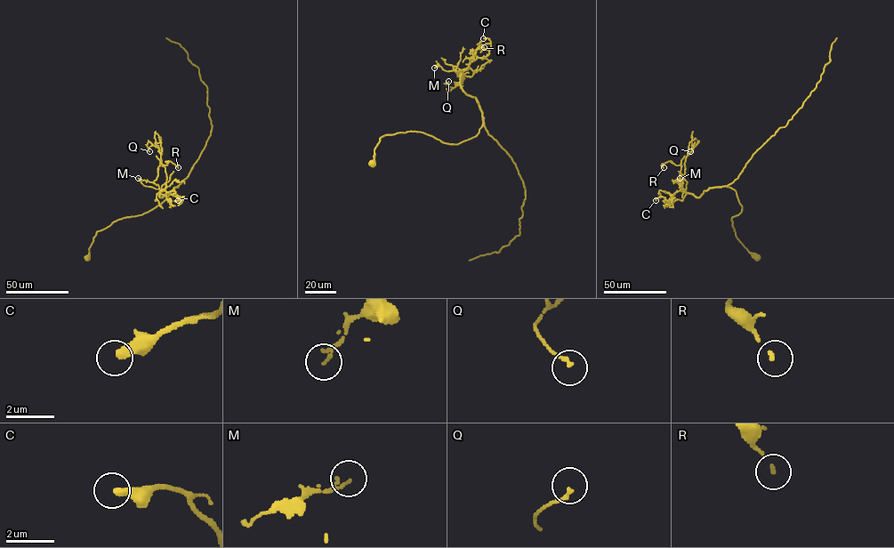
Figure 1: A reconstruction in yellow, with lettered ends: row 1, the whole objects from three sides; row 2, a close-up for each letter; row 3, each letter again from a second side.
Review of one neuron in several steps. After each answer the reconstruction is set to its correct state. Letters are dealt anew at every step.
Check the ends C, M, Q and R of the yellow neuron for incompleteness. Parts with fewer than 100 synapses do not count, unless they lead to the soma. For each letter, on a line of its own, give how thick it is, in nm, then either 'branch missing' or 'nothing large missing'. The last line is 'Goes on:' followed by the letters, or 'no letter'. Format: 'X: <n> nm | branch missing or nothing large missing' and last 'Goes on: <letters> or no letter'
C: 380 nm | nothing large missing
M: 130 nm | nothing large missing
Q: 130 nm | nothing large missing
R: 120 nm | nothing large missing
Goes on: no letter

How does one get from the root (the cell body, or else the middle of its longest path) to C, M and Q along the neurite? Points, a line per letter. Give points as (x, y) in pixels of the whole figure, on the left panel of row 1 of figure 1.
C: (87, 258), (97, 231), (148, 212), (177, 186), (160, 197), (163, 190), (180, 203), (184, 197), (178, 200)
M: (87, 258), (97, 231), (118, 220), (148, 212), (177, 186), (160, 197), (158, 189), (144, 186), (138, 178)
Q: (87, 258), (97, 231), (148, 212), (177, 186), (158, 195), (153, 181), (160, 153), (154, 145), (149, 151)

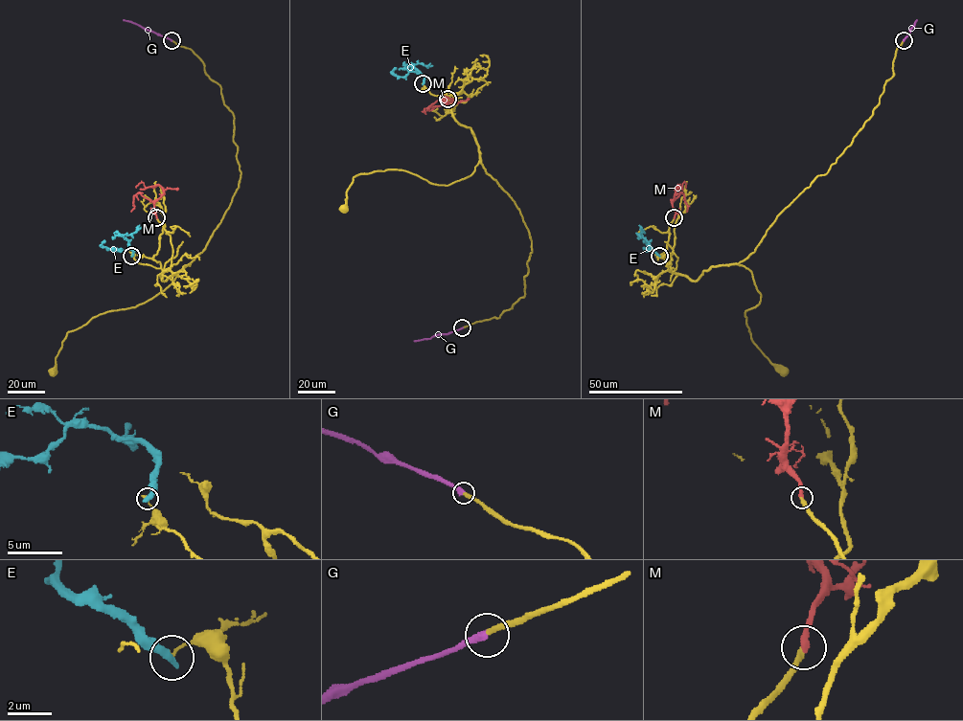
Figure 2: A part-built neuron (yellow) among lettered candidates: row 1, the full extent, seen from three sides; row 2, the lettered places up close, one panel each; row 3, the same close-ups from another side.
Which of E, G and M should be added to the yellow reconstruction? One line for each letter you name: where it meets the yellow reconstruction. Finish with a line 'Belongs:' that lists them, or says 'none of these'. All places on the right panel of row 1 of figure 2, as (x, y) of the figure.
G: Touches yellow at (904, 40)
M: Touches yellow at (674, 217)
Belongs: G, M

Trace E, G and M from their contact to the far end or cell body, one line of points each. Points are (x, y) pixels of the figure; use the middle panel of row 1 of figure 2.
E: (423, 83), (422, 74), (410, 72), (399, 77), (391, 73), (395, 68)
G: (463, 327), (414, 341)
M: (447, 99), (445, 100), (445, 97), (454, 100), (426, 110)

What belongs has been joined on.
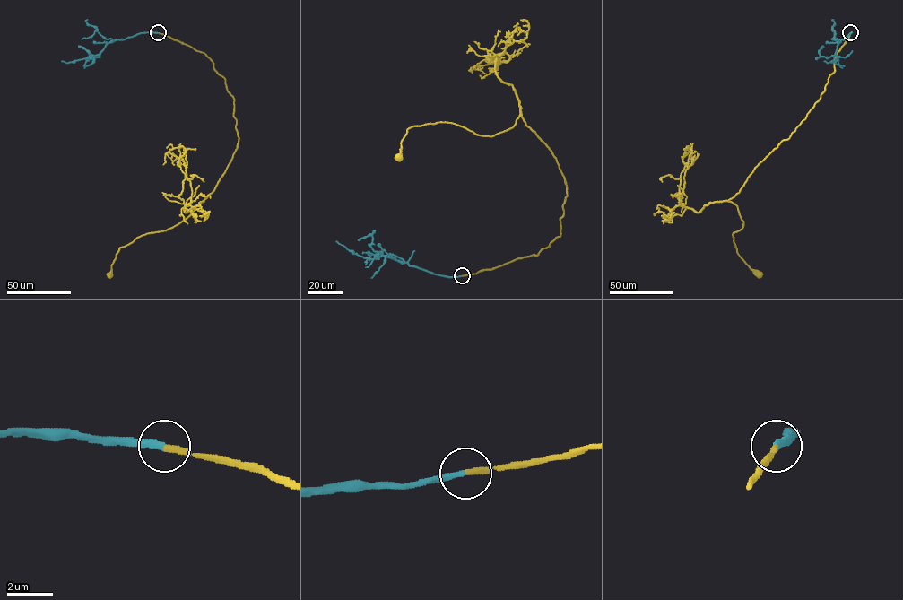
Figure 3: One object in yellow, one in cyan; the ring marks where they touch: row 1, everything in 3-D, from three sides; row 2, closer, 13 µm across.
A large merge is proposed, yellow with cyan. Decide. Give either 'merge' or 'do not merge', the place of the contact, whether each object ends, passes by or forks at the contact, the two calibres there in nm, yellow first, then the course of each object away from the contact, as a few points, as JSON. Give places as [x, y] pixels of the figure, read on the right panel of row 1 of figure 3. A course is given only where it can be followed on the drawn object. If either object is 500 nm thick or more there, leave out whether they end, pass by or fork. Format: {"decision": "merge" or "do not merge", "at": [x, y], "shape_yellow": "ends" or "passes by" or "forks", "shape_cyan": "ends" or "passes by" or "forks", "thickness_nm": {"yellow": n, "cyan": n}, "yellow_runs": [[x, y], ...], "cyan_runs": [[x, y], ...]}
{"decision": "merge", "at": [850, 32], "shape_yellow": "ends", "shape_cyan": "ends", "thickness_nm": {"yellow": 260, "cyan": 280}, "yellow_runs": [[850, 33], [820, 99], [726, 200], [743, 221], [733, 233], [736, 252], [759, 275]], "cyan_runs": [[850, 33], [837, 46], [835, 55], [837, 59], [824, 61]]}

